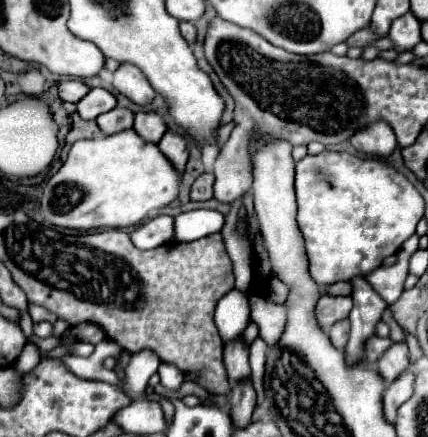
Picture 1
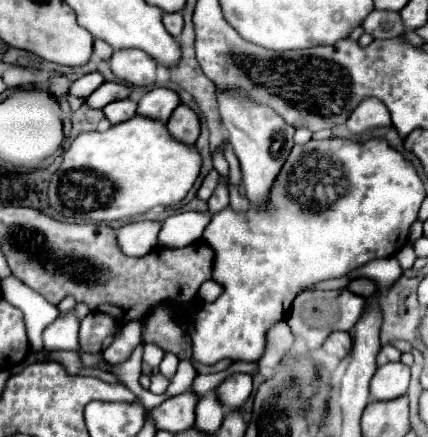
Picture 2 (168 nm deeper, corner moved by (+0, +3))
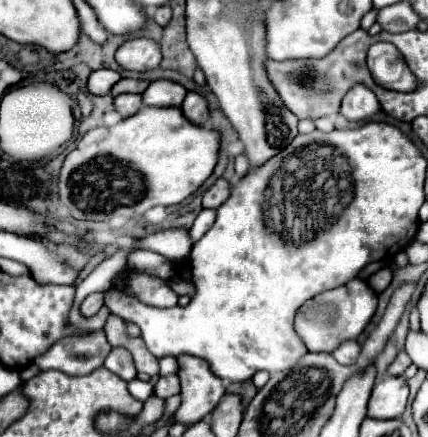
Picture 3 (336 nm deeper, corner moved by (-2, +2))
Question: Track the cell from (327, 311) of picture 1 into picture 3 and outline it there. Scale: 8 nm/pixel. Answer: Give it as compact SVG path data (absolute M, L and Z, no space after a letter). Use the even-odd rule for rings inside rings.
M354 279L342 287L330 289L306 301L296 313L294 327L308 351L332 353L342 341L356 339L364 331L364 327L370 323L376 311L376 305L378 305L376 293L368 287L368 283L362 279Z

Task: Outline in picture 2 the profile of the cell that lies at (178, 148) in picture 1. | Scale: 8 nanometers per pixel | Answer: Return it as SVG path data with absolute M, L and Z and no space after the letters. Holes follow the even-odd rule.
M180 104L180 106L172 112L172 116L170 116L170 120L168 120L168 130L170 130L170 134L172 134L176 140L186 142L186 144L192 146L192 144L196 142L198 134L200 134L198 114L196 114L190 106Z

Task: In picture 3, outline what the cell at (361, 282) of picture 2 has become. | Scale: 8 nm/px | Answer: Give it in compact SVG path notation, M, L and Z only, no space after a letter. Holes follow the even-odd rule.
M382 267L380 271L376 271L370 279L368 279L368 285L370 289L374 289L376 293L382 293L392 281L392 267Z

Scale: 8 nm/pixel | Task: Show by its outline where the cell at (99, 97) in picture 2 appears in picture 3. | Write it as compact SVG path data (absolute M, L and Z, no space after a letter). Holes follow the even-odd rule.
M120 79L110 91L110 95L116 97L120 93L144 93L146 87L148 87L148 81L142 81L142 79Z

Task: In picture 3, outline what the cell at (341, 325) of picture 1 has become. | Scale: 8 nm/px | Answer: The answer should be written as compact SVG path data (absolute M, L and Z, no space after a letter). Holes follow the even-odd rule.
M344 341L338 349L332 351L332 355L342 365L354 365L360 355L360 343L358 341Z

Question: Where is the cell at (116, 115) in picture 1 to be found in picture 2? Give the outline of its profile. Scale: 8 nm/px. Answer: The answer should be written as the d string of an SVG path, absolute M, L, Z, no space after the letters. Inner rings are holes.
M130 98L116 100L116 102L112 102L104 108L104 114L112 124L120 124L120 122L130 120L132 116L136 116L136 102L130 100Z

